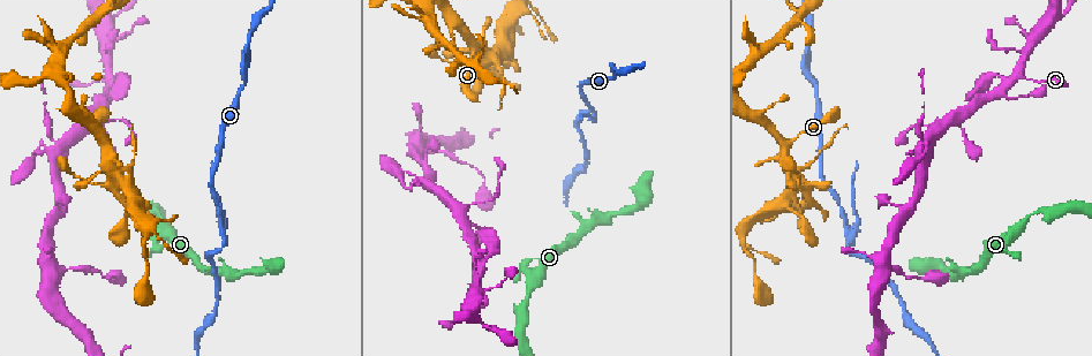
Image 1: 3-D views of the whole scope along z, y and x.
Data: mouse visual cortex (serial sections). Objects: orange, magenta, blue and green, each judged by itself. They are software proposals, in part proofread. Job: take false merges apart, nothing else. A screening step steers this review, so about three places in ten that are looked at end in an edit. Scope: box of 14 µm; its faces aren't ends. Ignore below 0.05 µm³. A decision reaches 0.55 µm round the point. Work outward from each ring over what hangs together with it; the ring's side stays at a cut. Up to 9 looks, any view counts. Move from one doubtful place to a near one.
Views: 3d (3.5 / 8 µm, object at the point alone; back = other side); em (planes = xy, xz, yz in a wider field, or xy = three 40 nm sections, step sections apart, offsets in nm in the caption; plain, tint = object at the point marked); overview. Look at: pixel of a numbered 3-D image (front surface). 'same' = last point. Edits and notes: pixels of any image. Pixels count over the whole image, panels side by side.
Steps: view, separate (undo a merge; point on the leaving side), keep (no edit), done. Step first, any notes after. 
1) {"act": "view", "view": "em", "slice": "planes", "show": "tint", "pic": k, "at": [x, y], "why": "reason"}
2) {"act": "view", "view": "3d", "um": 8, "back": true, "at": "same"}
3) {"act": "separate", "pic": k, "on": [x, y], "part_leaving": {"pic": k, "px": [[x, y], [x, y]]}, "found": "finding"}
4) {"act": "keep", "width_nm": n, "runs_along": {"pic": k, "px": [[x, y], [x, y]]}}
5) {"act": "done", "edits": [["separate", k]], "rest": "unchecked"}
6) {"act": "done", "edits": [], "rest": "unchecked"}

{"act": "view", "view": "3d", "um": 8, "pic": 1, "at": [107, 78], "why": "four or more arms meet"}

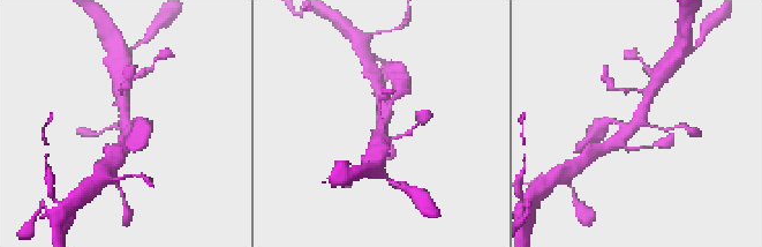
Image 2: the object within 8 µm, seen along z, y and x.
{"act": "view", "view": "em", "slice": "xy", "step": 5, "show": "tint", "pic": 2, "at": [126, 124]}

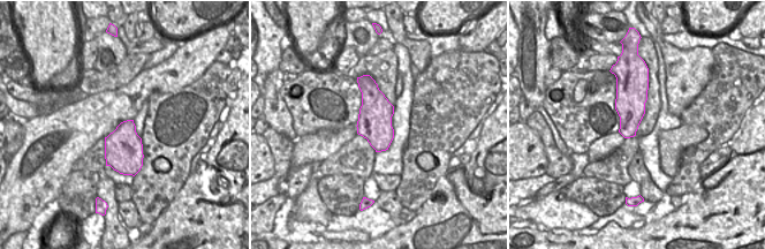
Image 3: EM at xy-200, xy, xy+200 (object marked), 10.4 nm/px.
{"act": "keep", "arm_widths_nm": [150, 150, 350, 350], "runs_along": {"pic": 2, "px": [[670, 129], [638, 124], [617, 144]]}, "found": "all the same cell"}

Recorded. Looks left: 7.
{"act": "view", "view": "3d", "um": 8, "pic": 1, "at": [850, 231], "why": "two arms at a narrow angle"}

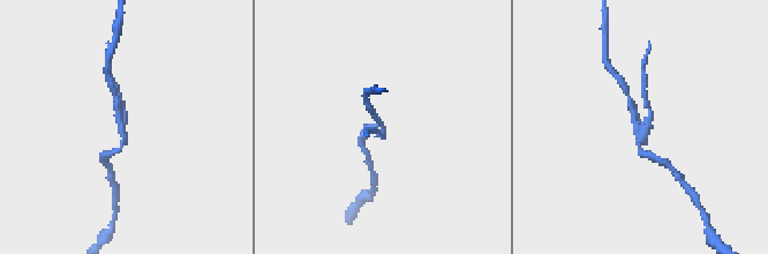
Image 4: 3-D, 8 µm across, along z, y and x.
{"act": "view", "view": "em", "slice": "xy", "step": 5, "show": "tint", "pic": 4, "at": [123, 128], "arms": 3, "arm_widths_nm": [150, 150, 200], "why": "now the EM"}

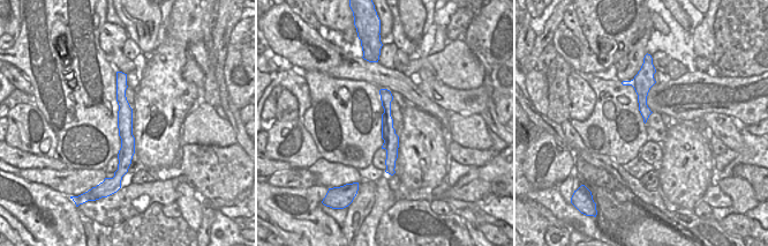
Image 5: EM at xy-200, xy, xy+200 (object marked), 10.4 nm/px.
{"act": "separate", "pic": 4, "on": [646, 103], "border": {"pic": 5, "px": [[384, 112], [388, 124], [386, 141]]}, "found": "a second cell is stuck on"}

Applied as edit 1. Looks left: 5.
{"act": "view", "view": "3d", "um": 3.5, "pic": 1, "at": [157, 247], "why": "sharp bend"}

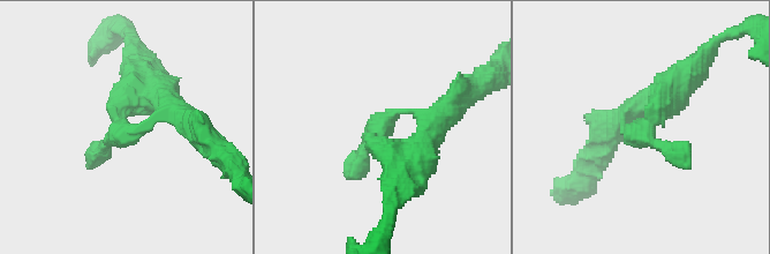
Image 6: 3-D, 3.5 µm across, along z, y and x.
{"act": "view", "view": "em", "slice": "xy", "step": 1, "show": "tint", "pic": 6, "at": [117, 129]}

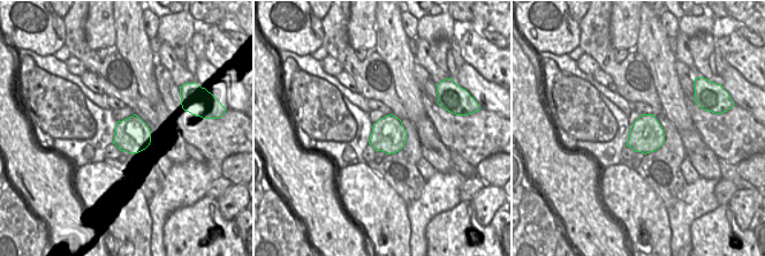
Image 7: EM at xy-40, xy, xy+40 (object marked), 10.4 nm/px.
{"act": "view", "view": "em", "slice": "xy", "step": 3, "show": "tint", "at": "same", "why": "cut it another way"}

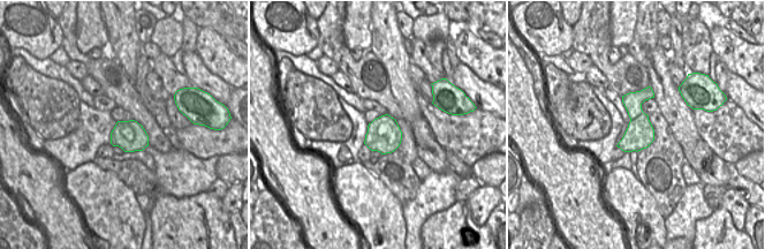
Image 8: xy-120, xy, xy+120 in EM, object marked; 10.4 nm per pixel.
{"act": "keep", "runs_along": {"pic": 6, "px": [[161, 95], [129, 98], [91, 166]]}, "found": "one cell here"}

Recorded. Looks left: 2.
{"act": "view", "view": "3d", "um": 3.5, "pic": 1, "at": [57, 153], "why": "thin arm on a thick one"}

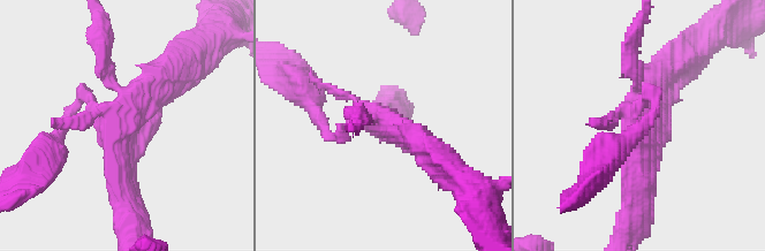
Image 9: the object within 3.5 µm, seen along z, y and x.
{"act": "view", "view": "em", "slice": "xy", "step": 2, "show": "tint", "pic": 9, "at": [379, 123], "why": "need the tissue"}

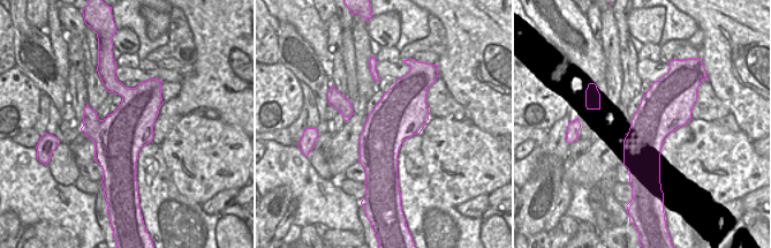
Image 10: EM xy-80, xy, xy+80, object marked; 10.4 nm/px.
{"act": "separate", "pic": 9, "on": [628, 59], "part_leaving": {"pic": 9, "px": [[637, 89], [628, 63], [637, 25]]}, "found": "two cells meet here"}

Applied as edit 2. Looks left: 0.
{"act": "done", "edits": [["separate", 4], ["separate", 9]], "rest": "unchecked"}

